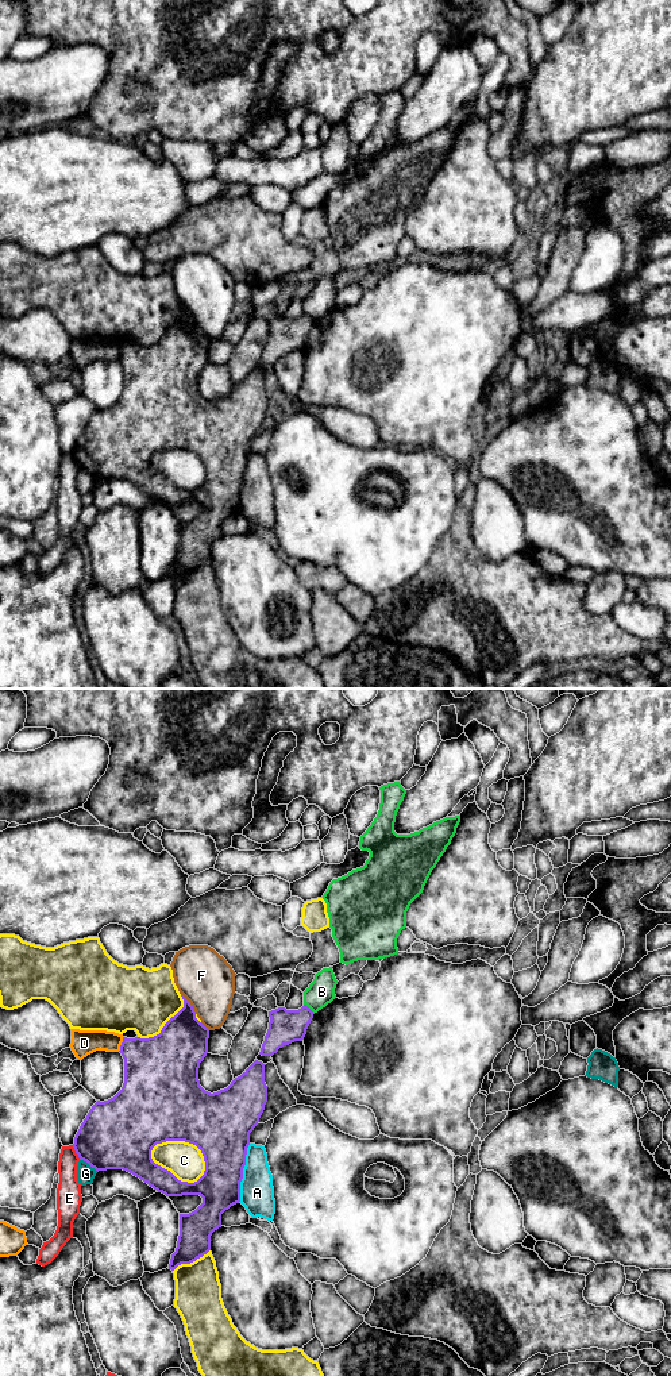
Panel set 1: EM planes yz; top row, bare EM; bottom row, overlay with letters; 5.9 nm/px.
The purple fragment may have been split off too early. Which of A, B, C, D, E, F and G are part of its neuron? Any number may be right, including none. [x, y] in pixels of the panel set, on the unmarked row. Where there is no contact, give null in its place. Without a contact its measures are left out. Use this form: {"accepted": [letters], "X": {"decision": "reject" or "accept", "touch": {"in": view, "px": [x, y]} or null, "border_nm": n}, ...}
{"accepted": [], "A": {"decision": "reject", "touch": {"in": "yz", "px": [242, 482]}, "border_nm": 360}, "B": {"decision": "reject", "touch": {"in": "yz", "px": [309, 318]}, "border_nm": 90}, "C": {"decision": "reject", "touch": {"in": "yz", "px": [173, 484]}, "border_nm": 360}, "D": {"decision": "reject", "touch": {"in": "yz", "px": [122, 353]}, "border_nm": 90}, "E": {"decision": "reject", "touch": {"in": "yz", "px": [76, 461]}, "border_nm": 100}, "F": {"decision": "reject", "touch": {"in": "yz", "px": [189, 312]}, "border_nm": 160}, "G": {"decision": "reject", "touch": {"in": "yz", "px": [89, 473]}, "border_nm": 130}}

